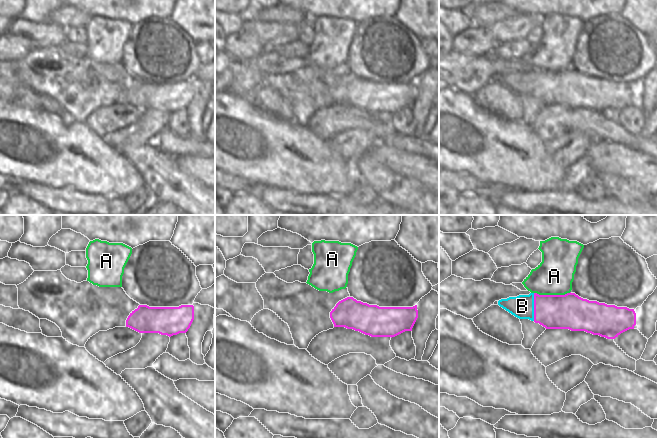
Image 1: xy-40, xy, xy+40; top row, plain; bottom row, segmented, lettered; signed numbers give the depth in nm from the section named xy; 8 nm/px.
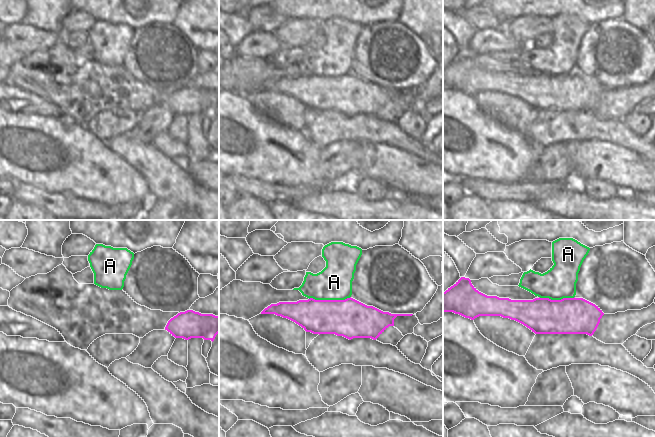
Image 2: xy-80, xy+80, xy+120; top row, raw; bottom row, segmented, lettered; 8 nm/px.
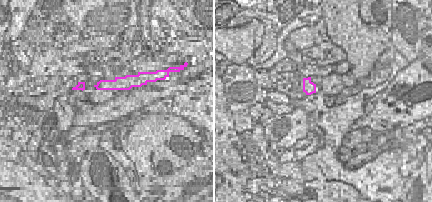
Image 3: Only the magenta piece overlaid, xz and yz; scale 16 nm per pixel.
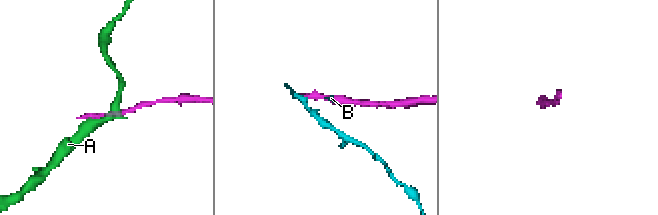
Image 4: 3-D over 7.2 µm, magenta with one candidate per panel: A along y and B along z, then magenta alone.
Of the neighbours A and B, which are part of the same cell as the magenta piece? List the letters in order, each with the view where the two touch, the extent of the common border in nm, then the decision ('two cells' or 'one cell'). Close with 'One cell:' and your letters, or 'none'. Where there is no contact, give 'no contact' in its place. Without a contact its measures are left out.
A: contact in xy+40; length 300 nm; two cells
B: contact in xy+40; length 220 nm; two cells
One cell: none

